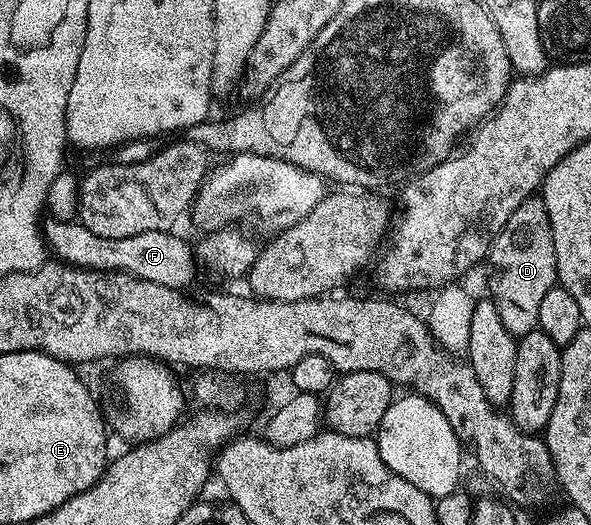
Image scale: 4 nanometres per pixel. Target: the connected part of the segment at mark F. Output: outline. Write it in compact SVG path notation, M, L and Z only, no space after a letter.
M50 218L47 222L45 219L41 228L49 253L67 266L79 266L81 270L112 270L120 274L130 274L140 280L152 280L152 284L189 287L194 258L196 262L196 250L184 239L177 238L177 233L157 230L140 232L140 236L109 238L96 236L96 232L88 232L88 228L84 228L77 220L65 222L62 218Z

